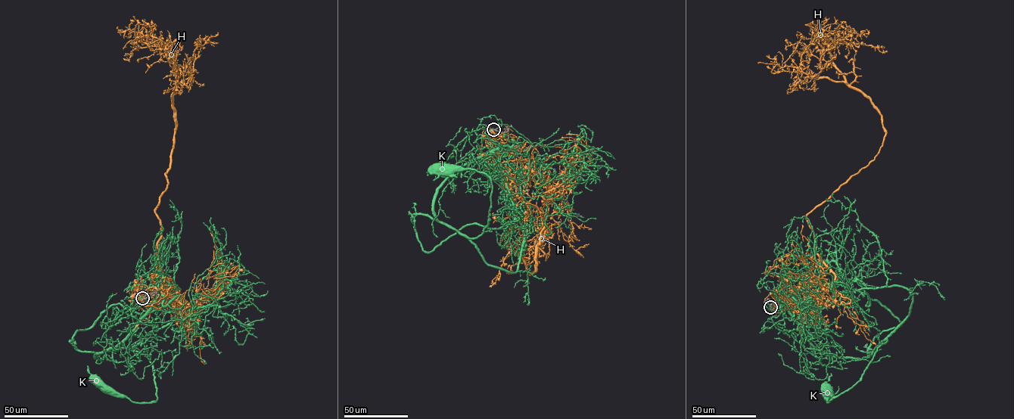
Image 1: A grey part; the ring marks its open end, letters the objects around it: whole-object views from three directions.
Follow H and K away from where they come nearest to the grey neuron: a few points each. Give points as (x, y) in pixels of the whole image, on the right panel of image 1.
H: (770, 307), (829, 272), (807, 215), (873, 159), (885, 133), (860, 91), (802, 69), (834, 28)
K: (770, 307), (776, 317), (787, 308), (830, 355), (866, 358), (887, 340), (861, 378), (828, 402), (828, 392)

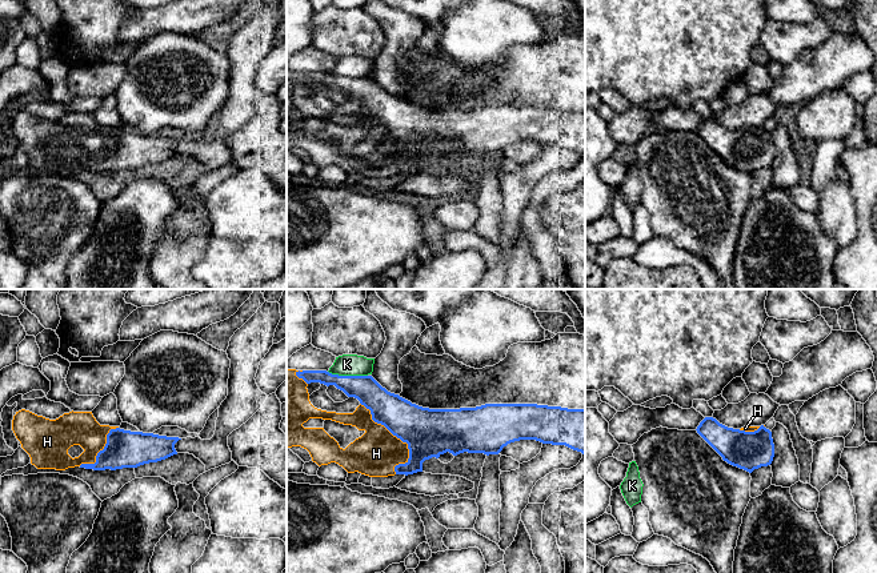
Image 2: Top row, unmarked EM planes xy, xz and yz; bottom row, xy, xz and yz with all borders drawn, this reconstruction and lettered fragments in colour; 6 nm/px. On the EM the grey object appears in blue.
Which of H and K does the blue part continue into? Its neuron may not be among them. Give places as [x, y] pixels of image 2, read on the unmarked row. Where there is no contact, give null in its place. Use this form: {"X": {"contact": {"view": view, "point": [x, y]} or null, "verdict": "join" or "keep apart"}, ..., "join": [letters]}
{"H": {"contact": {"view": "xz", "point": [399, 139]}, "verdict": "join"}, "K": {"contact": {"view": "xz", "point": [348, 77]}, "verdict": "keep apart"}, "join": ["H"]}

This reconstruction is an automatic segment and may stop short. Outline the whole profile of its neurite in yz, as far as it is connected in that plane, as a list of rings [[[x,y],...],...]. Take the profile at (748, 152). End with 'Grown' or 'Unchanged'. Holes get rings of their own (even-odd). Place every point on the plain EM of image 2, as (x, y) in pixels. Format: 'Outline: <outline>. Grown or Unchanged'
Outline: [[[705,119],[696,132],[724,163],[749,175],[773,163],[774,145],[765,127],[733,131]]]. Grown

